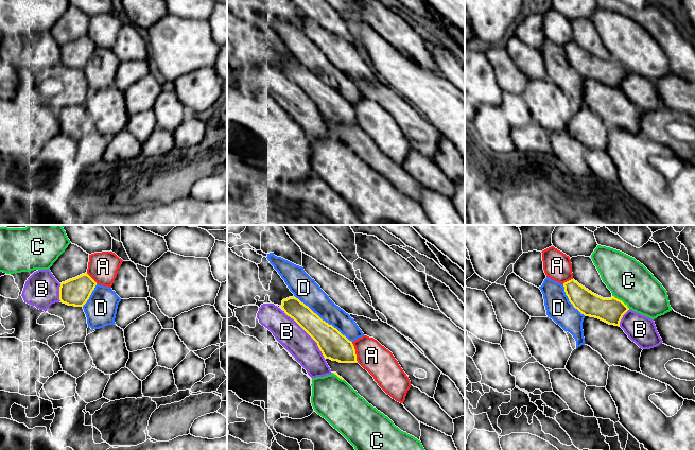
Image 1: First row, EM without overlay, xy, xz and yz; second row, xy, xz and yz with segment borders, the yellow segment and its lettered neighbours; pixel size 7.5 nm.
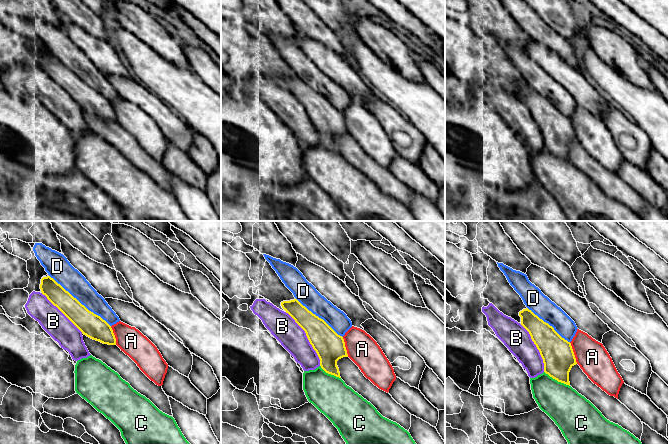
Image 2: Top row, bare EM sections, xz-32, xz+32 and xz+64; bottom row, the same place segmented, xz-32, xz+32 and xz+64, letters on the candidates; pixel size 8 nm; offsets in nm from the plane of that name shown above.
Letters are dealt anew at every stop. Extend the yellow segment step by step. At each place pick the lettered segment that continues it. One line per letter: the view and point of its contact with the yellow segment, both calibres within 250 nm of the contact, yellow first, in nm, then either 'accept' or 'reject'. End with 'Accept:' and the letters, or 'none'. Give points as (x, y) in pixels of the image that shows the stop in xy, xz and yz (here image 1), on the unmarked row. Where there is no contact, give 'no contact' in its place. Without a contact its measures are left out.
A: contact xz (354, 114); calibres 220 and 220 nm; reject
B: contact xz (307, 94); calibres 220 and 200 nm; reject
C: contact yz (621, 63); calibres 190 and 320 nm; reject
D: contact xz (324, 83); calibres 220 and 180 nm; reject
Accept: none

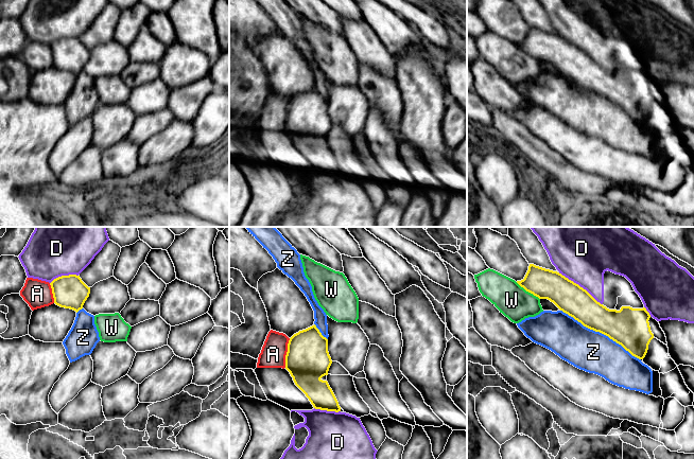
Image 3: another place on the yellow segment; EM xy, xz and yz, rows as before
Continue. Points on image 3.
A: contact xz (287, 116); calibres 320 and 190 nm; reject
D: contact yz (579, 49); calibres 240 and 360 nm; reject
W: contact yz (527, 53); calibres 220 and 240 nm; reject
Z: contact yz (601, 94); calibres 300 and 320 nm; reject
Accept: none

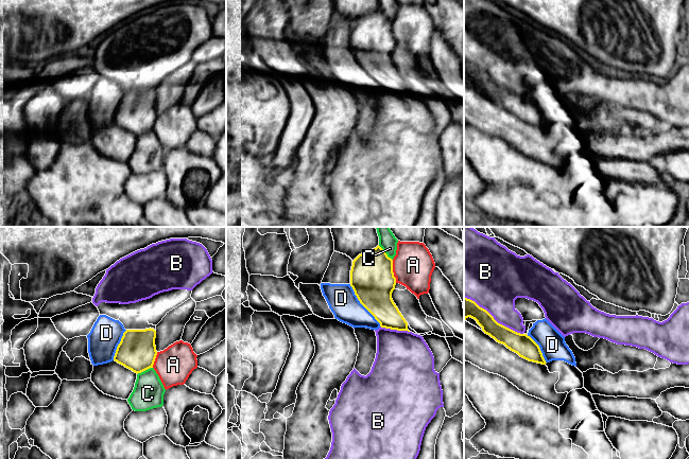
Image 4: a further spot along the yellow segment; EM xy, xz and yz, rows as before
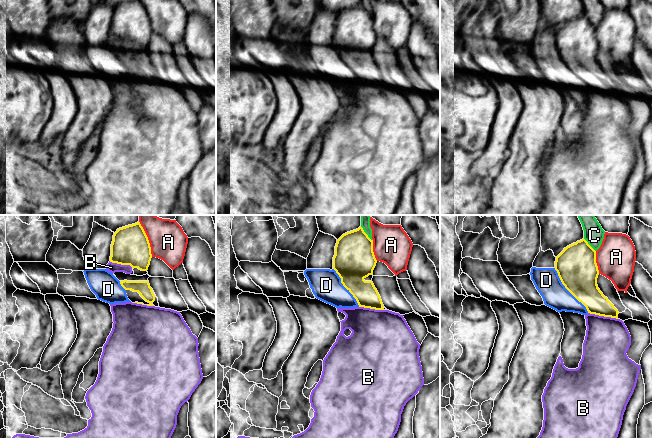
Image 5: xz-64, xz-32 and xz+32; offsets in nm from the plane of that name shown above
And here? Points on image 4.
A: contact xz (392, 34); calibres 340 and 300 nm; reject
B: contact yz (493, 81); calibres 150 and 380 nm; reject
C: contact xz (384, 15); calibres 340 and 120 nm; reject
D: contact xz (362, 67); calibres 340 and 220 nm; reject
Accept: none

